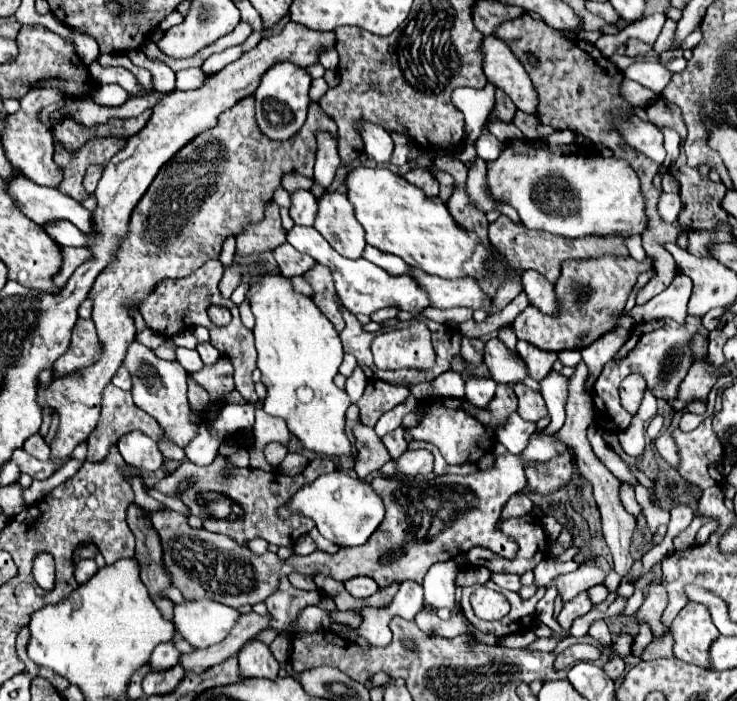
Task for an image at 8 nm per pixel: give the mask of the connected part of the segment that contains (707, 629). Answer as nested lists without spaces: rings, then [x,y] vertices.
[[[688,602],[674,618],[670,632],[674,638],[674,656],[678,660],[700,668],[712,668],[708,650],[720,632],[704,604]]]

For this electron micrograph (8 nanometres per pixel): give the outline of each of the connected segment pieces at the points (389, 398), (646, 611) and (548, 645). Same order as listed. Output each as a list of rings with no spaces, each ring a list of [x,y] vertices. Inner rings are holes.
[[[370,380],[362,398],[358,400],[360,422],[374,426],[384,412],[396,408],[398,404],[404,404],[406,400],[408,400],[408,390],[404,386],[392,386],[380,380]]]
[[[658,582],[652,584],[652,586],[648,588],[648,594],[646,594],[646,598],[644,598],[644,604],[640,606],[640,610],[638,610],[638,614],[636,614],[636,624],[638,624],[638,622],[648,624],[656,640],[658,640],[658,638],[664,638],[664,634],[668,632],[668,628],[660,622],[662,612],[664,612],[664,608],[666,608],[666,604],[668,604],[666,596],[668,596],[668,594],[664,594],[664,586],[660,586]]]
[[[538,638],[538,640],[530,644],[527,649],[532,651],[552,652],[559,641],[560,639]]]

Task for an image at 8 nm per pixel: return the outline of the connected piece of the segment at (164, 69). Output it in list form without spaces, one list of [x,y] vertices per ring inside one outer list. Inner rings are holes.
[[[152,62],[152,82],[154,82],[154,90],[160,94],[170,94],[176,90],[174,72],[162,62]]]

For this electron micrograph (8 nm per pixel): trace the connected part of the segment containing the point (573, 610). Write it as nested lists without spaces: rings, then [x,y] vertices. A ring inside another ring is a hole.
[[[588,592],[578,594],[576,598],[564,602],[564,606],[562,606],[562,614],[558,616],[560,626],[566,628],[566,630],[570,630],[572,622],[574,622],[576,618],[584,616],[586,612],[590,612],[590,608],[592,608],[592,604],[590,604],[590,600],[588,600]]]

